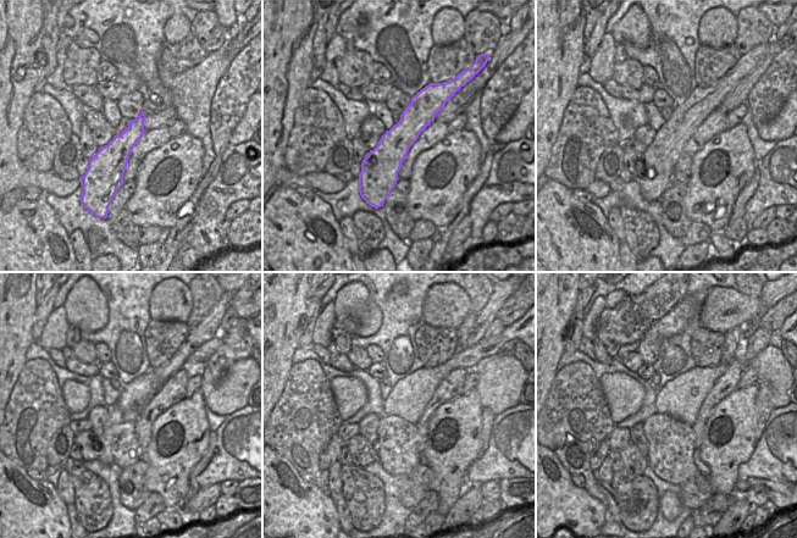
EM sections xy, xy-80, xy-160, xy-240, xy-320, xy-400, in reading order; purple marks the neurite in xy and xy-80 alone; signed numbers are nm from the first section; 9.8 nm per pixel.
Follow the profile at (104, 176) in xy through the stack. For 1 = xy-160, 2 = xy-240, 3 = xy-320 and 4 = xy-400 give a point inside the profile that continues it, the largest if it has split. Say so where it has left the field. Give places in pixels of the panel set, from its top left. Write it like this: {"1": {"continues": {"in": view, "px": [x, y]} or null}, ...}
{"1": {"continues": {"in": "xy-160", "px": [656, 166]}}, "2": {"continues": {"in": "xy-240", "px": [209, 327]}}, "3": {"continues": {"in": "xy-320", "px": [486, 316]}}, "4": {"continues": {"in": "xy-400", "px": [769, 297]}}}

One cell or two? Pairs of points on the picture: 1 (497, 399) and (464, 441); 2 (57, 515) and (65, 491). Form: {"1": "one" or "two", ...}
{"1": "two", "2": "two"}

